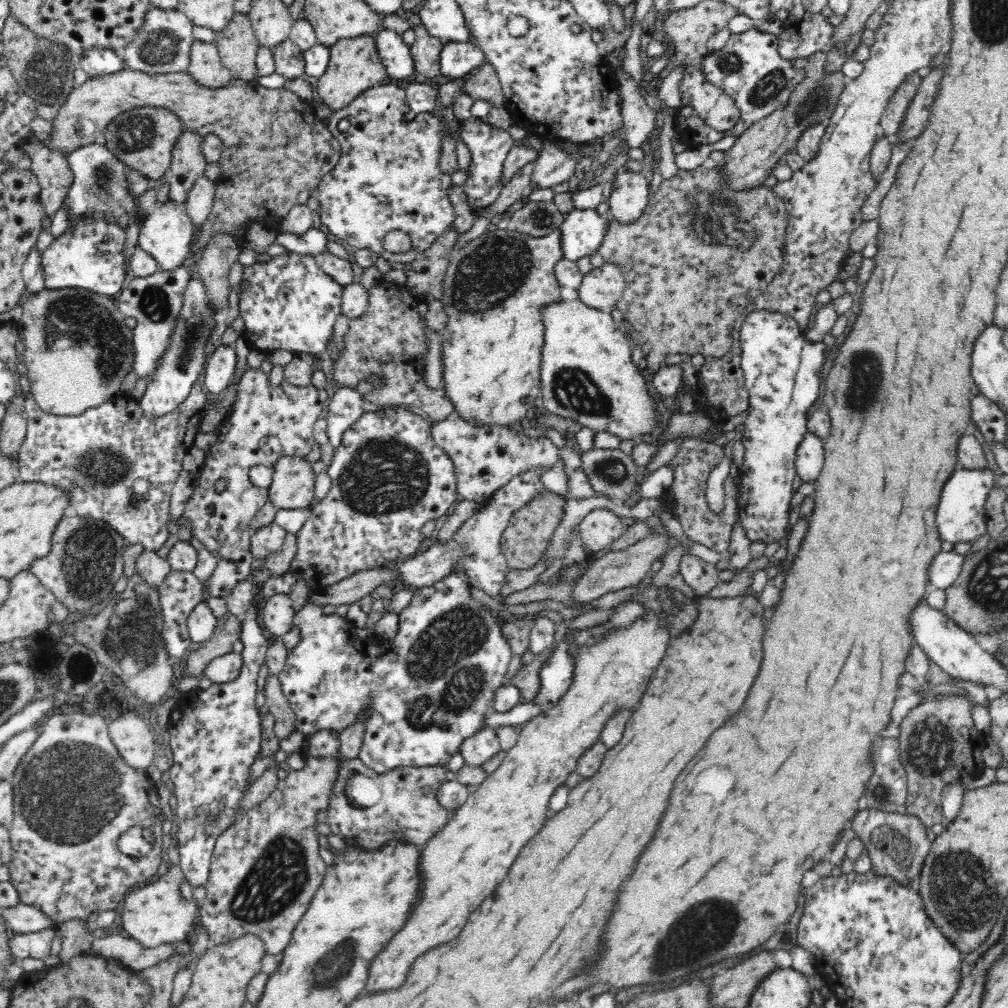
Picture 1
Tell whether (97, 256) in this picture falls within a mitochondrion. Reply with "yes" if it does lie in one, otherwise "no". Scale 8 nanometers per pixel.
no

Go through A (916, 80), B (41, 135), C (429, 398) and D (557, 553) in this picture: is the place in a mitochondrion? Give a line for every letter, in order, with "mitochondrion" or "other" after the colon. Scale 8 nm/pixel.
A: other
B: other
C: other
D: other

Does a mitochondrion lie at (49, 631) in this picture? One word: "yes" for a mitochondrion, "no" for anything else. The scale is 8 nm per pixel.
no

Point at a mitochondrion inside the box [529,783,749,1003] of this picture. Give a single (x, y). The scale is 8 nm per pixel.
(692, 939)

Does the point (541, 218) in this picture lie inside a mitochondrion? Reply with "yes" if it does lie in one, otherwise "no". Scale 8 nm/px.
yes

